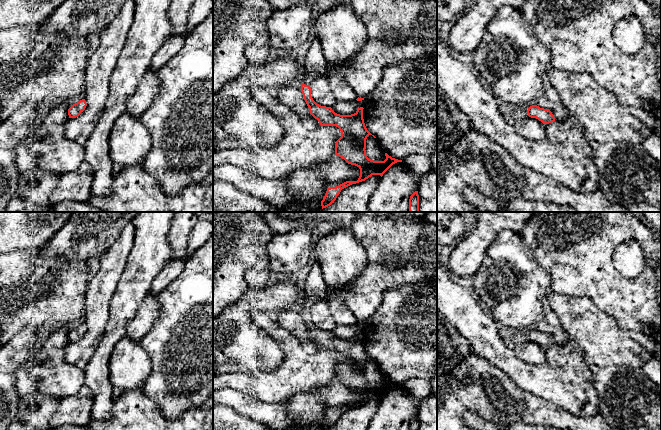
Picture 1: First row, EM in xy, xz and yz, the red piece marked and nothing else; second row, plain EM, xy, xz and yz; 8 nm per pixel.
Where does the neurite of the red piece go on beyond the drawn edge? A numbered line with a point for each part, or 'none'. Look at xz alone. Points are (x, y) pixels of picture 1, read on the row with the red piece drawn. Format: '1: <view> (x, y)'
1: xz (314, 62)

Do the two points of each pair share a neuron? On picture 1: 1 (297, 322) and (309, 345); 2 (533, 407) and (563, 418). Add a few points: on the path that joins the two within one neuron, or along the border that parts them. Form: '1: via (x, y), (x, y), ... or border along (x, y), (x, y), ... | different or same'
1: via (297, 328), (305, 339) | same
2: via (540, 412), (556, 417) | same

